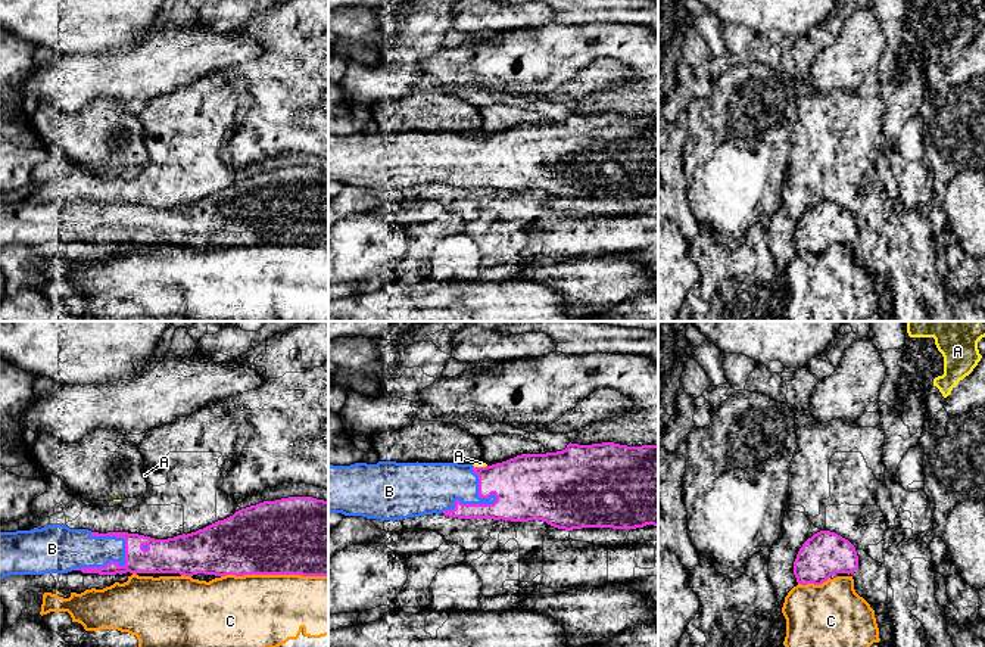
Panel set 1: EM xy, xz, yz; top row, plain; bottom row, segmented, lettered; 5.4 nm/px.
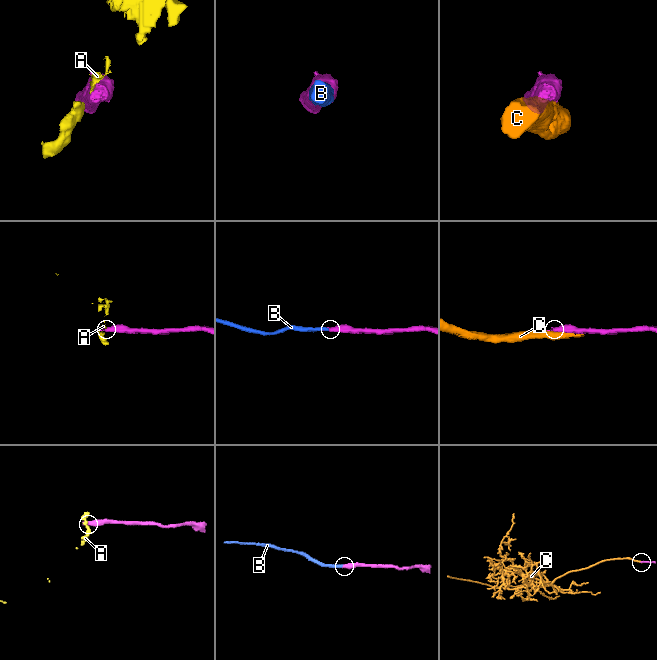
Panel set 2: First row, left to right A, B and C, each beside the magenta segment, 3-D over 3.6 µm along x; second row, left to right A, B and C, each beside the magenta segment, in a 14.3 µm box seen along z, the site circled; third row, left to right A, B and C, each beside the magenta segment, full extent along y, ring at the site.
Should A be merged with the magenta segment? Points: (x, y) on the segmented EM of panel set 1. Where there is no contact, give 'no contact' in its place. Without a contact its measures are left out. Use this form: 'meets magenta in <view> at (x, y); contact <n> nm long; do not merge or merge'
meets magenta in xz at (480, 467); contact 80 nm long; do not merge

